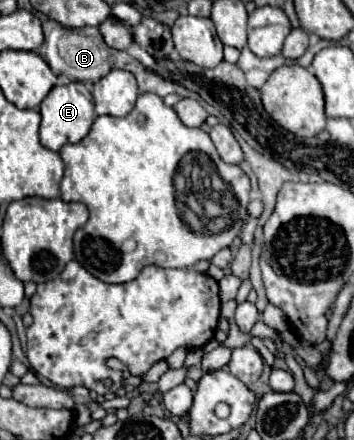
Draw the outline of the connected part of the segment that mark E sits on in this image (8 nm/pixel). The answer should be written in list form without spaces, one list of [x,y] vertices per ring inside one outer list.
[[[79,81],[63,87],[53,87],[49,95],[41,101],[39,113],[41,113],[41,143],[51,151],[59,151],[67,143],[79,143],[89,133],[95,121],[93,97],[89,89]]]

